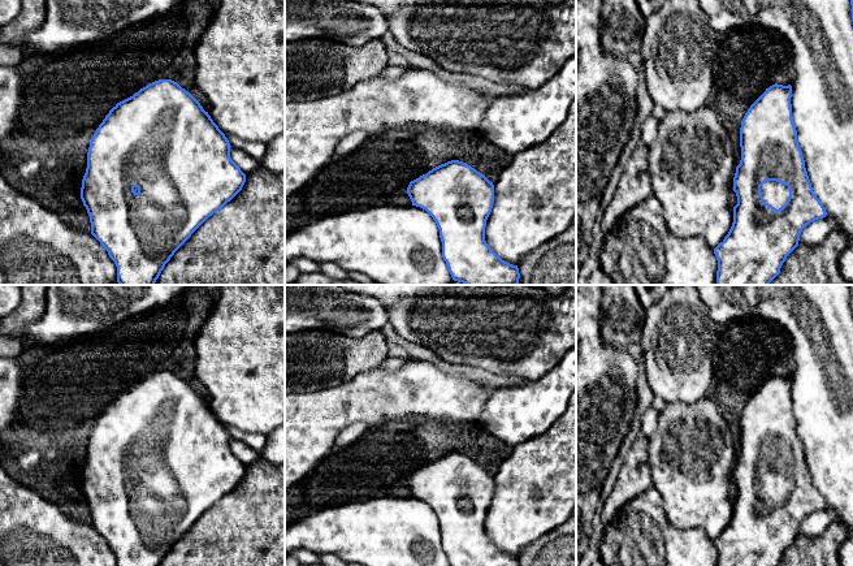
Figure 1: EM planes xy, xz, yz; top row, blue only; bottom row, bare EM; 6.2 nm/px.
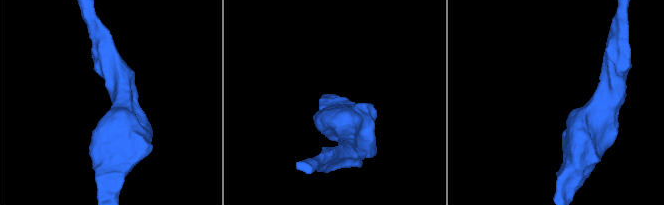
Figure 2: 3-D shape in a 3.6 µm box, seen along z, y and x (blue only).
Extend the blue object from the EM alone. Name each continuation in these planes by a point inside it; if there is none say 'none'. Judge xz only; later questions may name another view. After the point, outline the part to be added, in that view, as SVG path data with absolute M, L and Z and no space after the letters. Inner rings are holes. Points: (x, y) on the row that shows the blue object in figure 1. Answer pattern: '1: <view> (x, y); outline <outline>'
none

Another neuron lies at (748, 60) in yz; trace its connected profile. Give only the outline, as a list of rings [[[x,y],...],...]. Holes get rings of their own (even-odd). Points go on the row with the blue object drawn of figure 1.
[[[742,26],[718,34],[713,60],[713,88],[707,105],[726,126],[733,144],[740,143],[741,121],[750,105],[772,85],[792,85],[794,68],[792,49],[785,38],[761,26]]]

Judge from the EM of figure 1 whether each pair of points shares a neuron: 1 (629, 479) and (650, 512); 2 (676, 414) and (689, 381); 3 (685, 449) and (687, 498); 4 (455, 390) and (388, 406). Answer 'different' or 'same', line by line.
1: different
2: different
3: same
4: same

